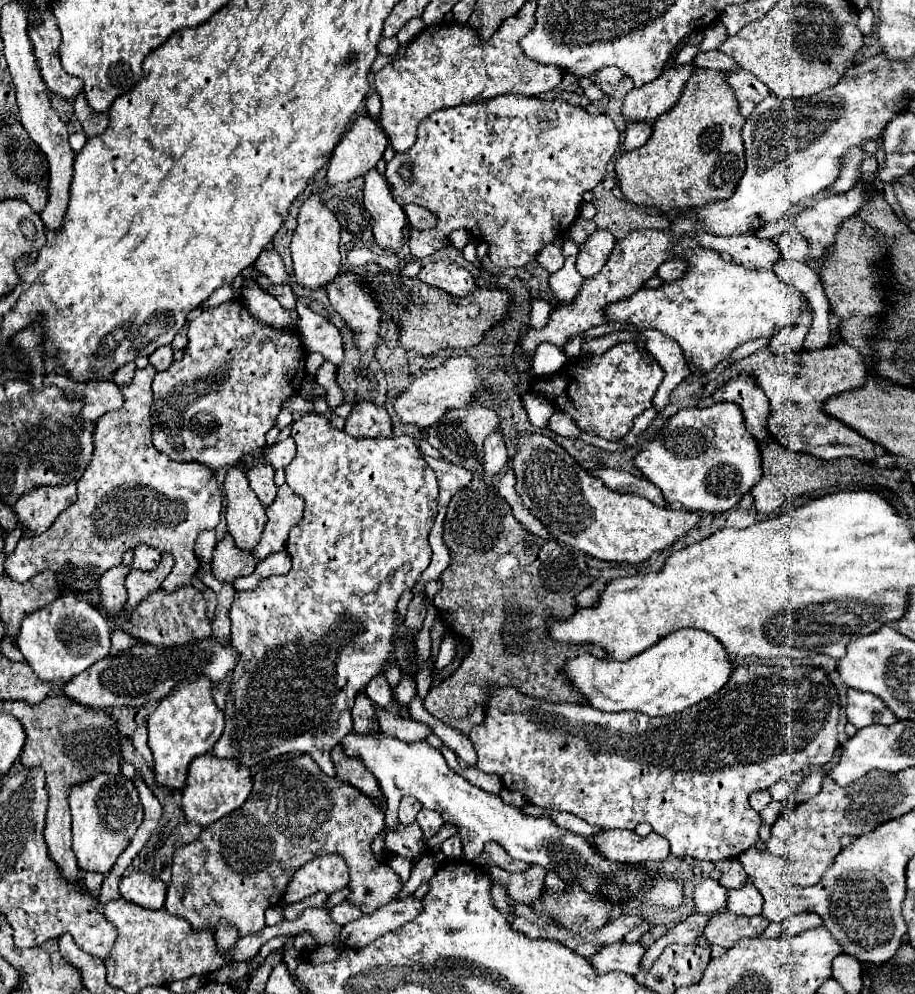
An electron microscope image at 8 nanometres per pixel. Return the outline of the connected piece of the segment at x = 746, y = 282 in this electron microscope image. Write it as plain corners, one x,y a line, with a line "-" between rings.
687,249
685,257
687,261
687,271
681,279
671,281
661,285
659,289
651,291
637,291
633,297
627,301
621,301
621,305
613,303
607,309
609,321
625,321
633,323
637,329
657,329
669,337
673,337
683,353
689,365
701,367
705,373
711,373
713,367
725,359
743,343
757,339
757,337
771,337
779,329
785,329
793,323
793,319
799,317
801,313
801,303
805,303
803,293
799,293
795,287
789,283
781,281
773,271
753,271
745,269
743,265
737,263
727,263
719,257
719,253
709,251
709,249

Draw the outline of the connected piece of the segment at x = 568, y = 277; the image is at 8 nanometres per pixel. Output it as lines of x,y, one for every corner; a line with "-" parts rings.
563,237
563,247
561,253
565,258
565,265
551,275
549,283
551,283
551,293
557,301
569,303
575,299
575,295
579,293
581,285
583,285
583,277
577,273
575,269
575,257
577,257
579,247
571,241
571,237

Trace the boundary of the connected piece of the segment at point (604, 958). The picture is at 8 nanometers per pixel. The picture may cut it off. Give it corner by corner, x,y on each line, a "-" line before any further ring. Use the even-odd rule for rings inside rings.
611,943
601,953
589,957
589,961
599,973
621,971
635,977
641,973
643,955
645,947
641,943

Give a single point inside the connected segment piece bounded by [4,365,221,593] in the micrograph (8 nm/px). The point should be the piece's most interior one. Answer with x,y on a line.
120,504

